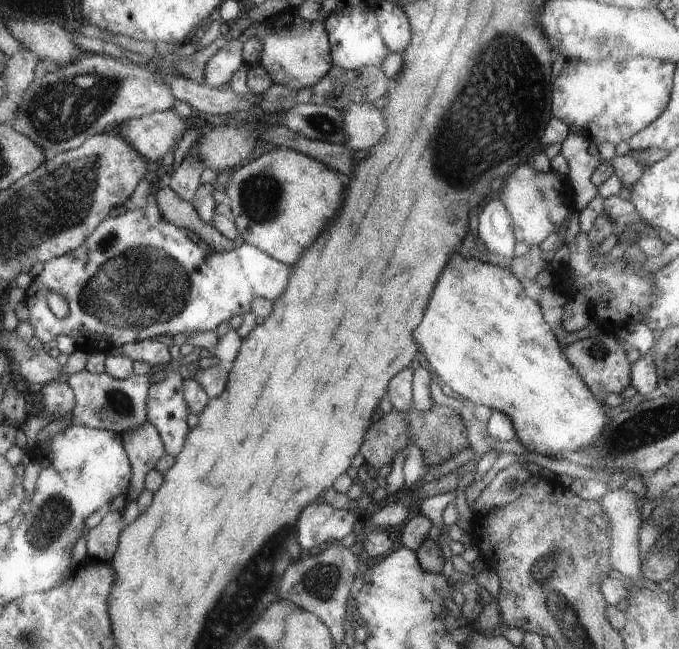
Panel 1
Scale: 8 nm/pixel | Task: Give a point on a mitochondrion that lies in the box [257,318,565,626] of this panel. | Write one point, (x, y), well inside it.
(321, 582)

